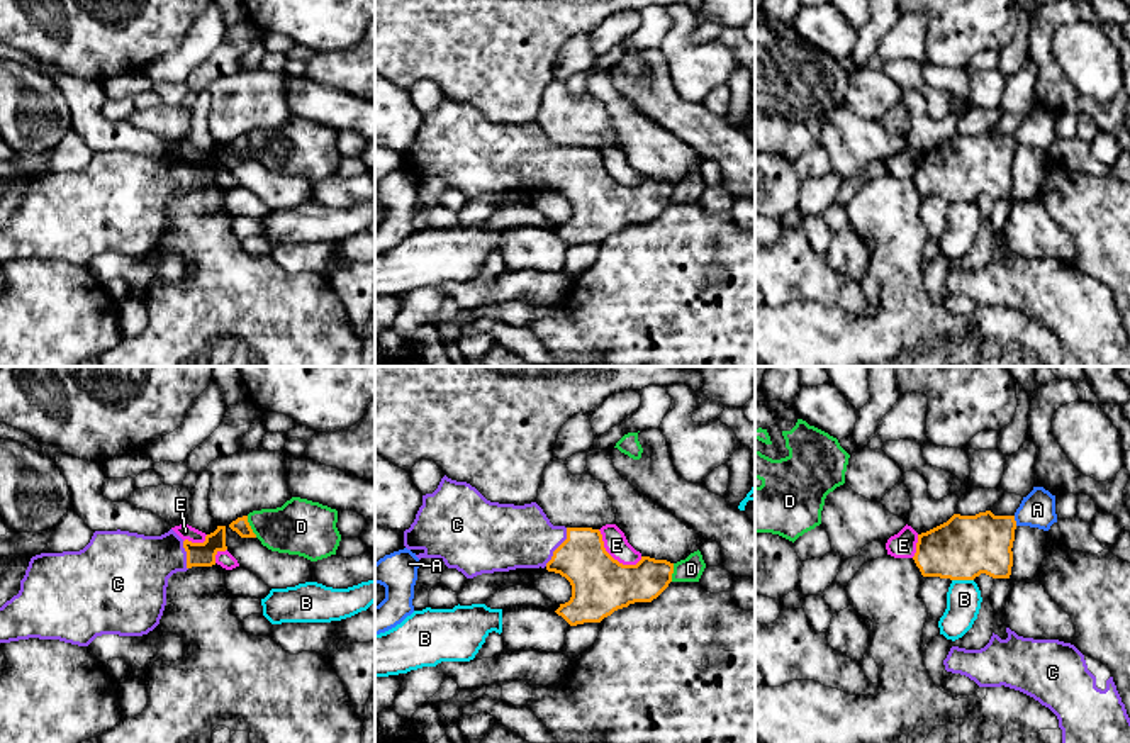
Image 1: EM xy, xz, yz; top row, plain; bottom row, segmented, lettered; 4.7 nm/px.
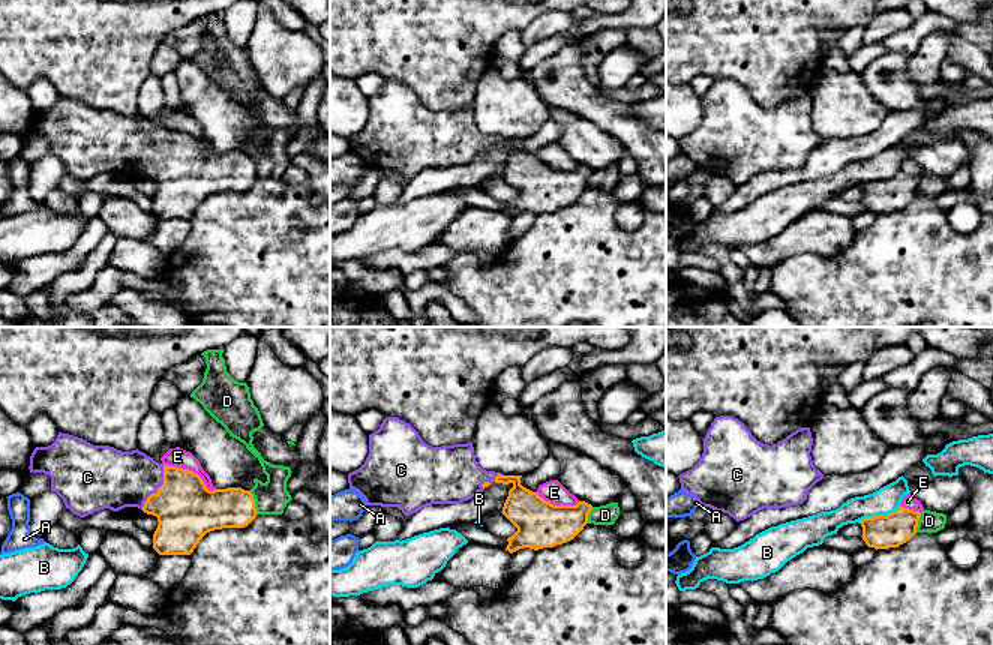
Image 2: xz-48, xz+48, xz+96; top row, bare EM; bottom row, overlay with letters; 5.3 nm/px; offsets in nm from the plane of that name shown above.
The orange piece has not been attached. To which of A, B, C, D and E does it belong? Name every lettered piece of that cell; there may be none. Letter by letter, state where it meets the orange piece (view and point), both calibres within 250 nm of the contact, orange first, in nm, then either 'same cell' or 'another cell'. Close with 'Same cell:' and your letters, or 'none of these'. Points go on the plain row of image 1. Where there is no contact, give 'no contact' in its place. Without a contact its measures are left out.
A: contact yz (1015, 141); calibres 280 and 170 nm; another cell
B: contact yz (962, 199); calibres 300 and 160 nm; another cell
C: contact xz (559, 167); calibres 260 and 320 nm; same cell
D: contact xy (250, 146); calibres 80 and 260 nm; another cell
E: contact xz (613, 178); calibres 280 and 110 nm; another cell
Same cell: C

